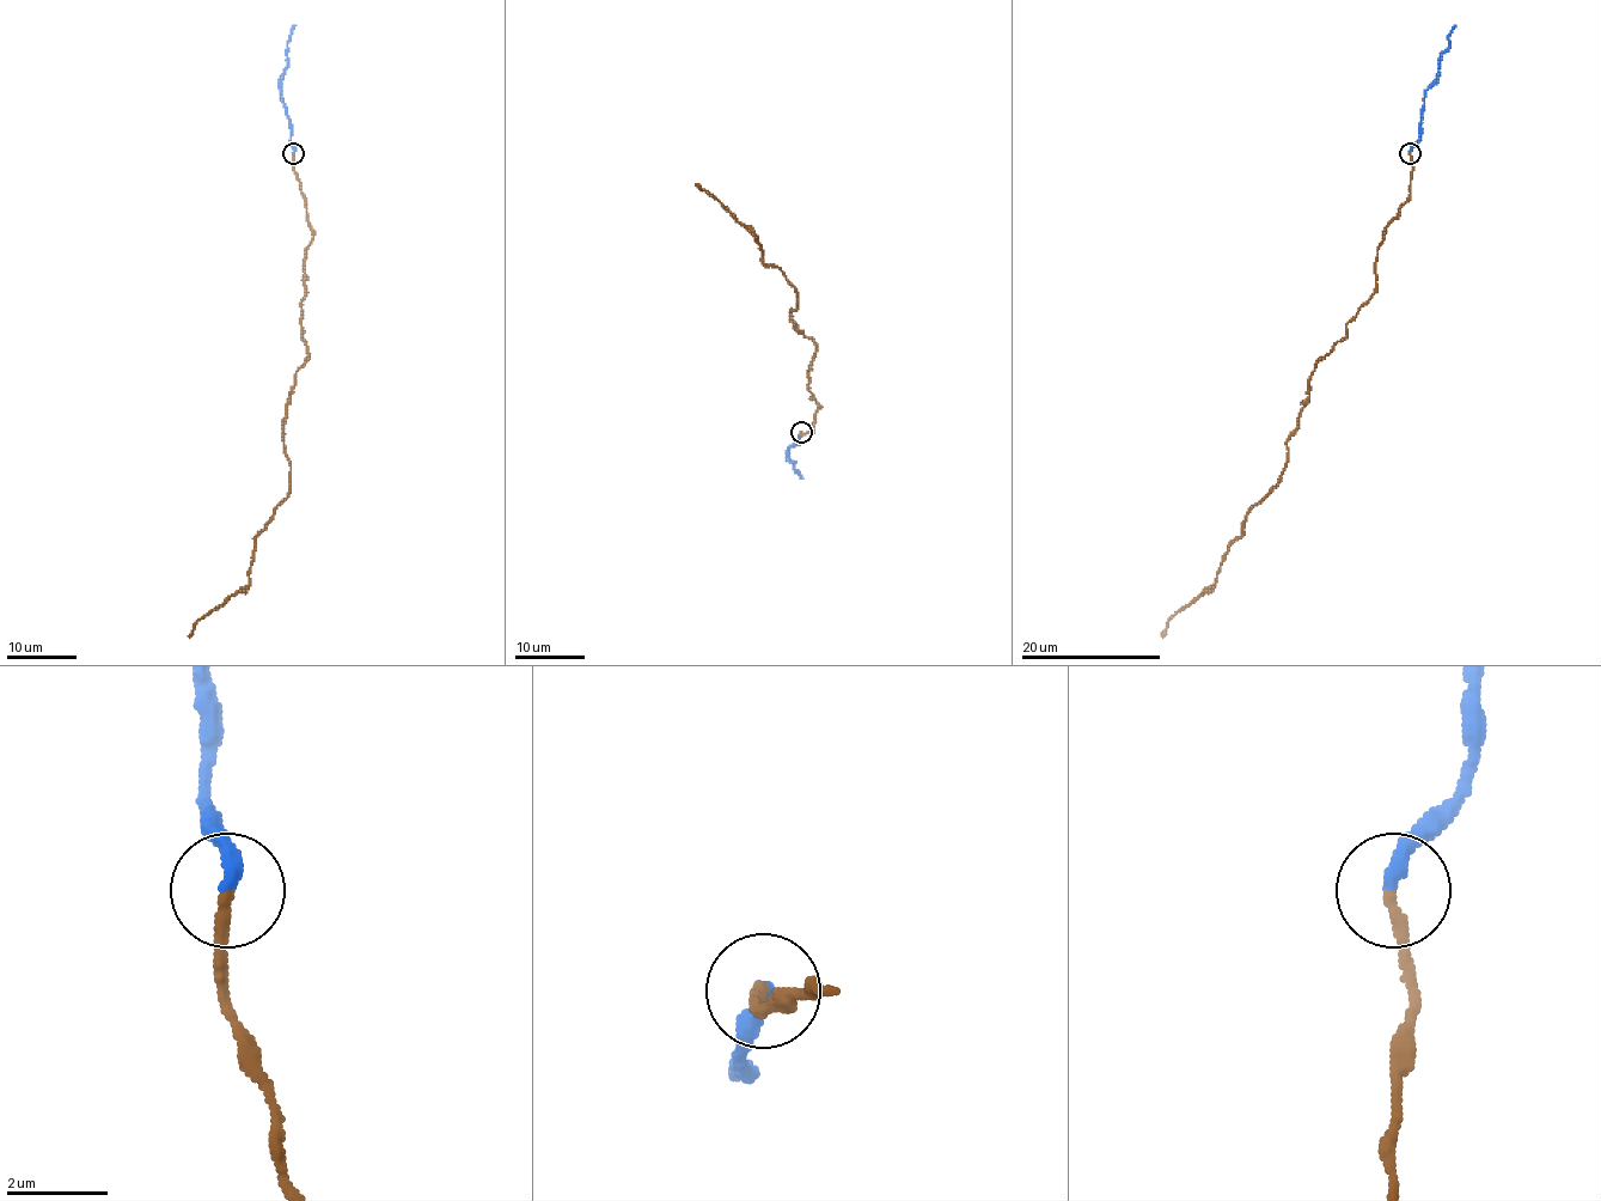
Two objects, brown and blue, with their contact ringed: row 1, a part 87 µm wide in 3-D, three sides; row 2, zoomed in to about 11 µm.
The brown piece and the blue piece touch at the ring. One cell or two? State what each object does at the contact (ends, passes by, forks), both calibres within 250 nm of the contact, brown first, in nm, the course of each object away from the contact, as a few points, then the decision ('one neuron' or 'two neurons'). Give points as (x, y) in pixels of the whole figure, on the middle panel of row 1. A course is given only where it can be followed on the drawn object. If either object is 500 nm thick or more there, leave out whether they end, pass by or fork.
brown ends there; blue ends there; 240 nm thick on the brown side, 320 nm on the other; brown runs (801, 433), (820, 407), (808, 369), (816, 343), (790, 321), (798, 292), (763, 262), (756, 237), (697, 186); blue runs (801, 433), (789, 449), (789, 459), (804, 479); one neuron

